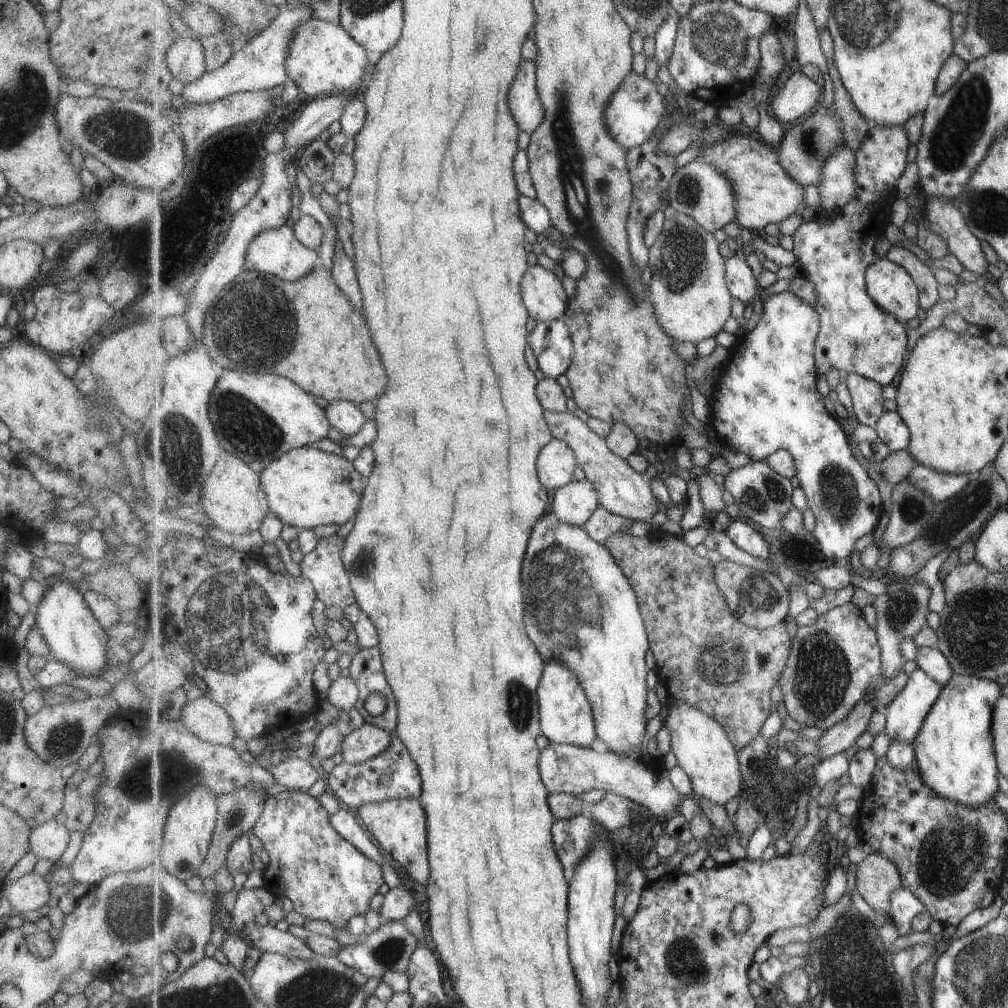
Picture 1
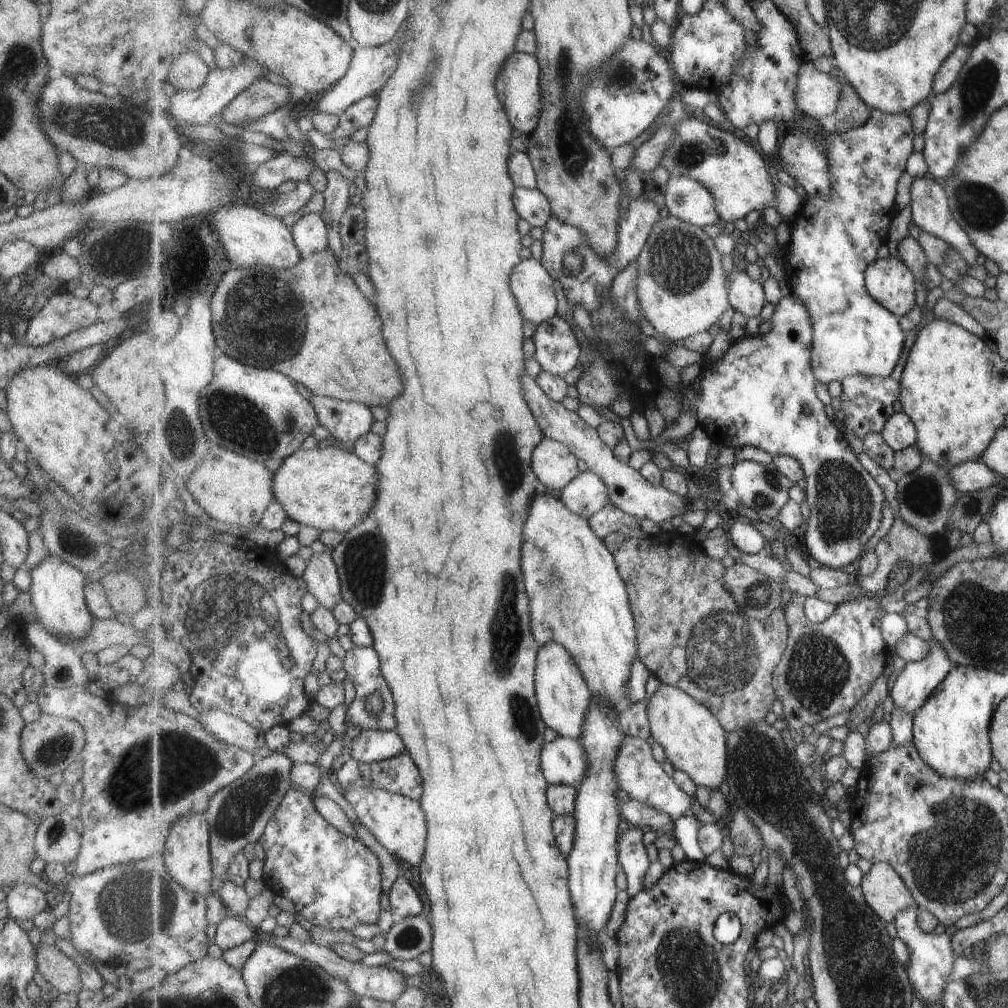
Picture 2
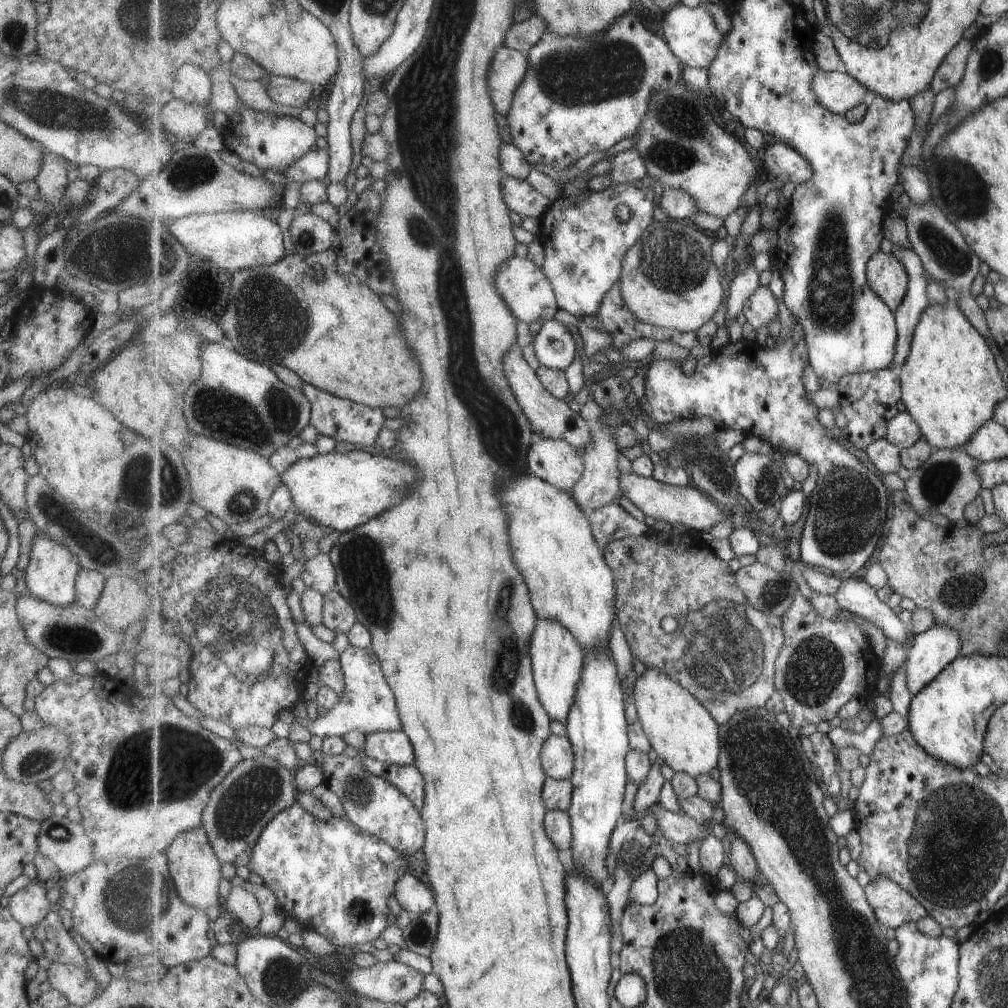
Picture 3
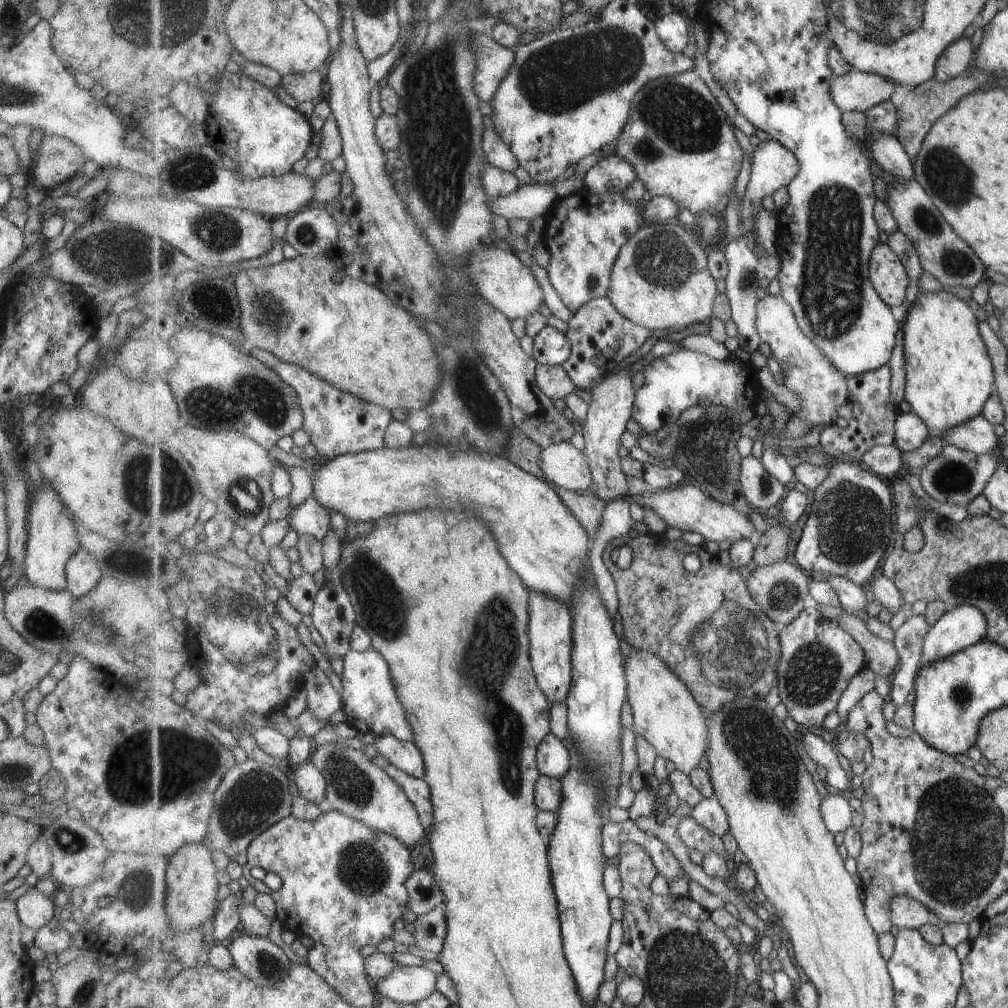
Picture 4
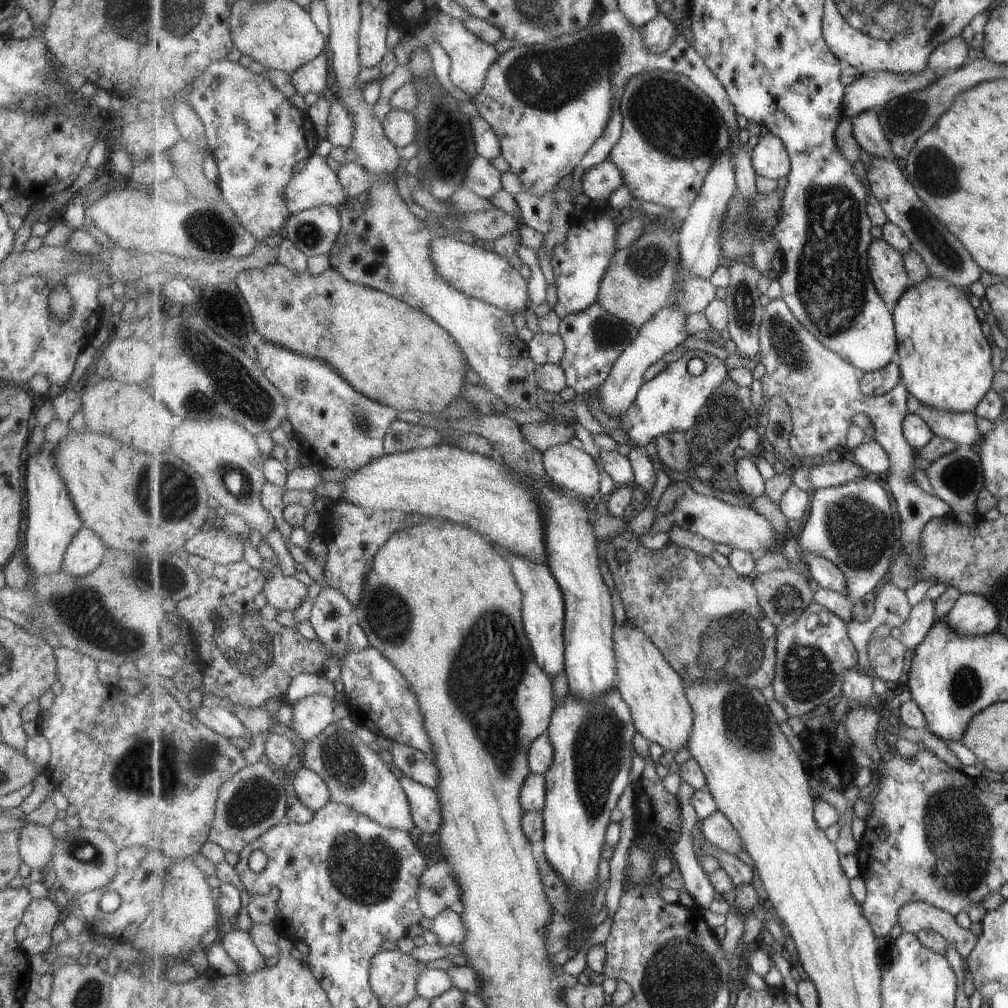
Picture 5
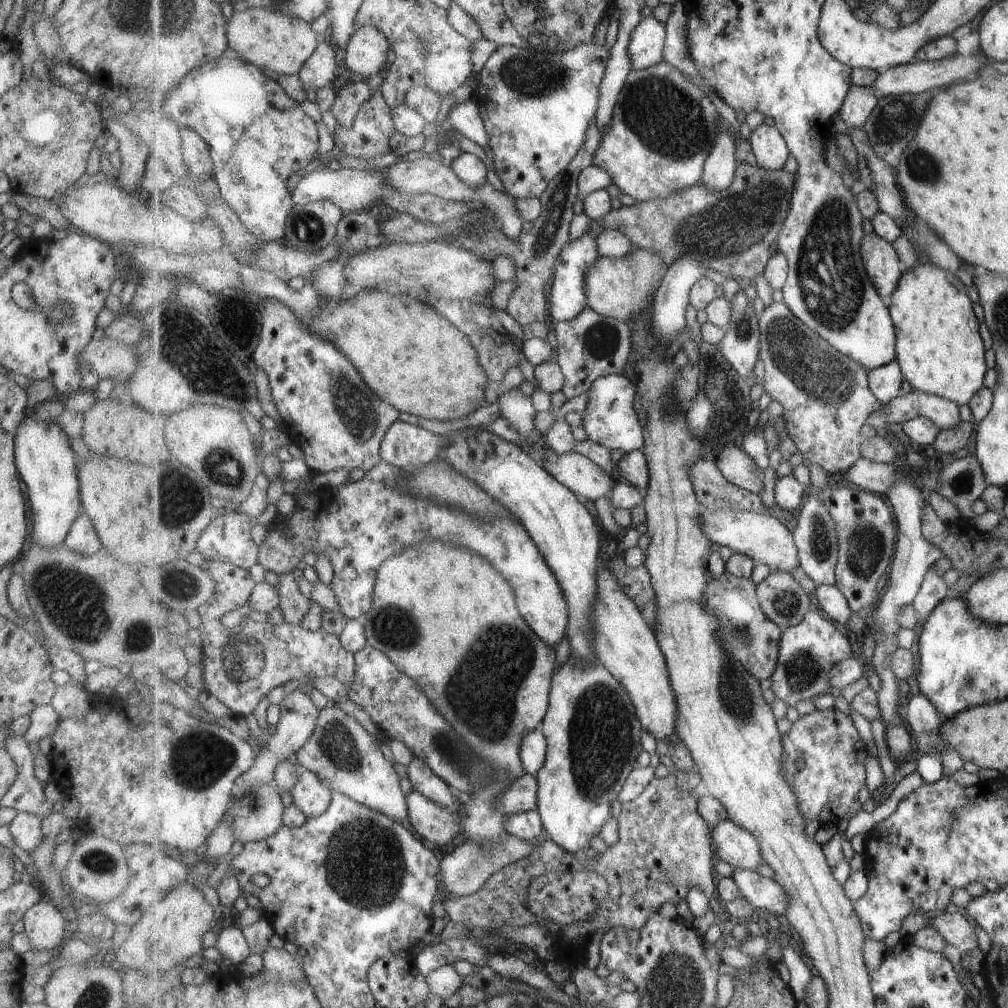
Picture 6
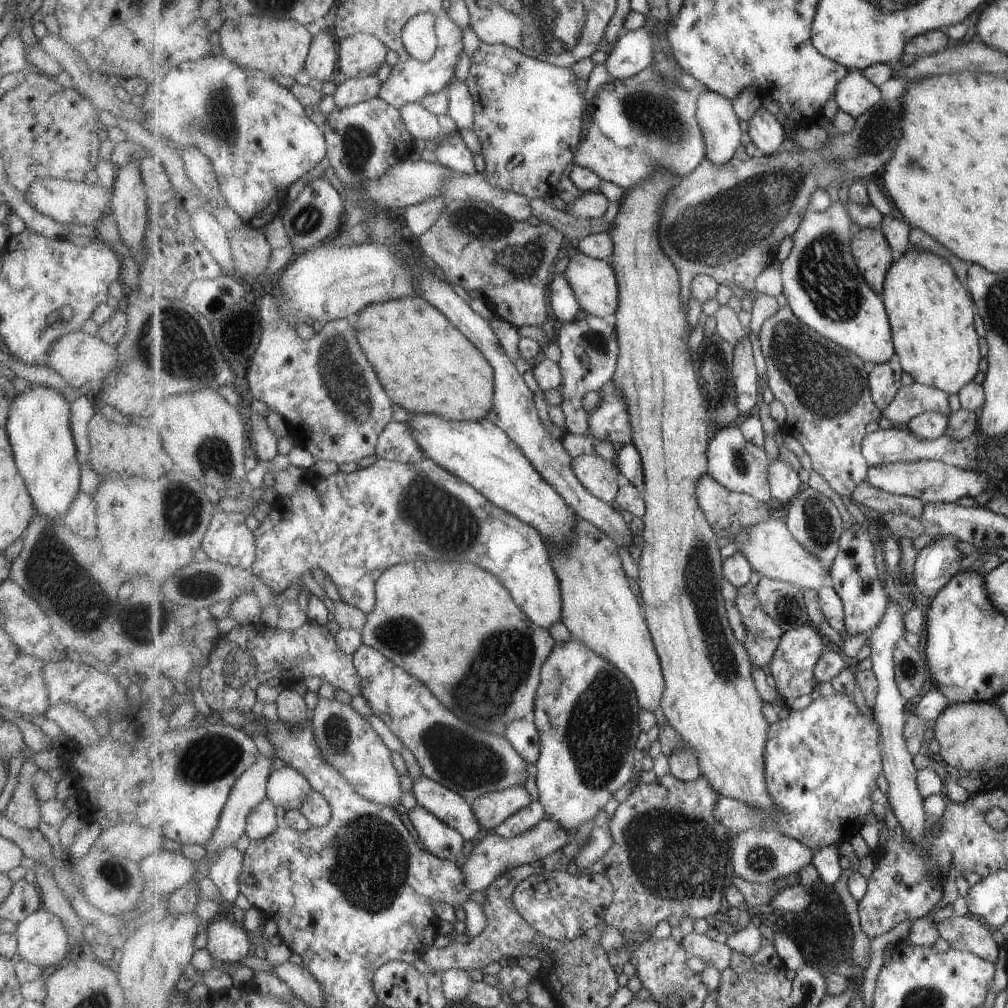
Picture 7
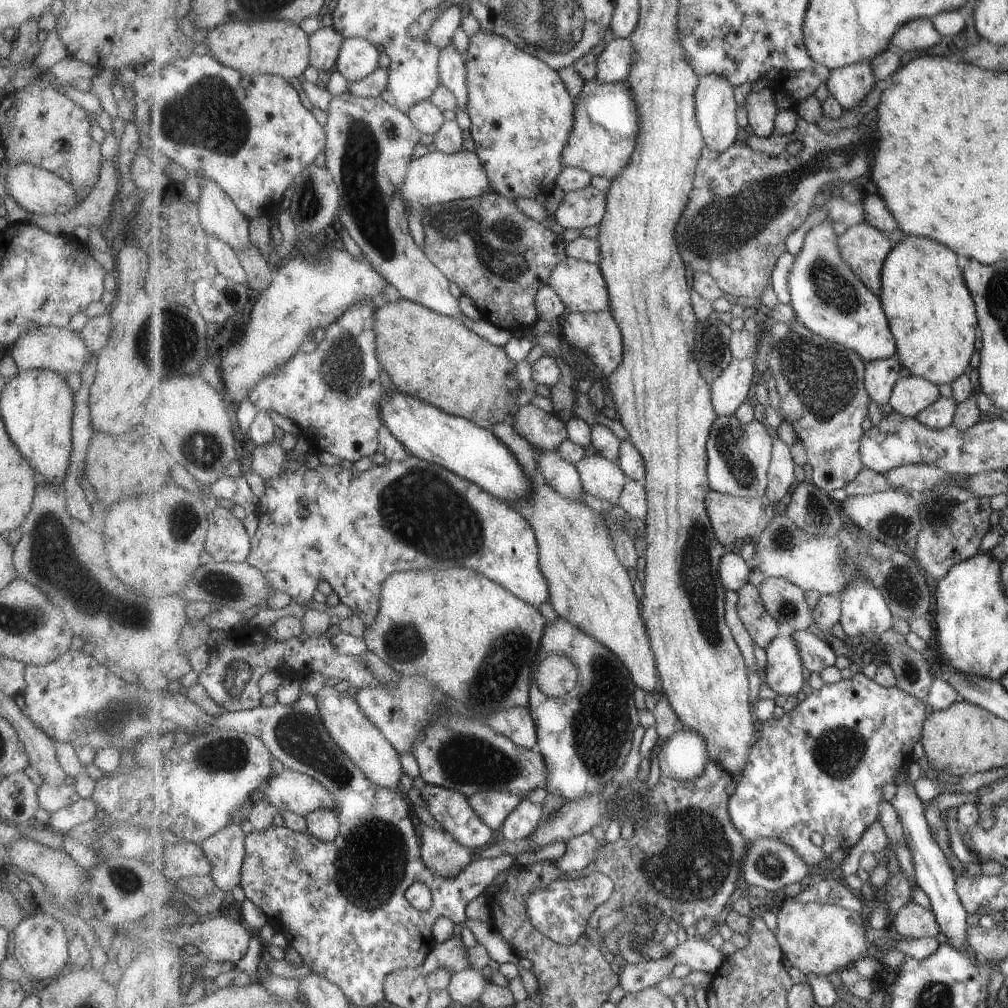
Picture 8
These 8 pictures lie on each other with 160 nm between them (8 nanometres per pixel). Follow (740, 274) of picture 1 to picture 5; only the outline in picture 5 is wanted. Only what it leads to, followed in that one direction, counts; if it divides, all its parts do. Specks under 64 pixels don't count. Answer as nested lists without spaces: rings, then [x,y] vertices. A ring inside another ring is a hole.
[[[775,299],[771,301],[764,309],[764,319],[760,328],[760,362],[766,369],[766,373],[761,378],[763,396],[768,400],[775,395],[782,396],[792,408],[792,419],[794,429],[790,438],[793,450],[808,463],[818,458],[821,461],[827,460],[828,454],[835,450],[842,454],[849,450],[847,446],[847,434],[849,428],[853,426],[853,416],[859,412],[869,416],[871,426],[874,428],[874,438],[877,442],[887,449],[891,457],[891,466],[887,473],[888,484],[891,485],[891,492],[895,494],[898,504],[898,512],[901,514],[901,543],[904,543],[904,550],[908,558],[913,562],[913,567],[921,567],[925,560],[922,553],[921,537],[926,524],[935,517],[952,514],[952,508],[943,499],[935,496],[927,488],[923,488],[916,483],[914,475],[916,474],[917,462],[915,462],[915,453],[917,452],[904,435],[904,422],[906,420],[905,398],[907,386],[903,378],[893,390],[879,396],[865,395],[862,391],[861,382],[864,370],[857,368],[840,354],[833,352],[826,347],[811,331],[808,331],[799,319],[794,315],[791,307],[785,302],[785,299]]]

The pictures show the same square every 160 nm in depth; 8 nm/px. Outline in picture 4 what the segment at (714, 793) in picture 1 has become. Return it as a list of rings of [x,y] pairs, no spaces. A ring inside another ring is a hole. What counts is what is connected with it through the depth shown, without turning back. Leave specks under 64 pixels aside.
[[[632,648],[626,658],[626,675],[628,678],[628,698],[633,712],[633,728],[637,735],[644,736],[658,750],[658,754],[664,756],[675,764],[675,767],[690,774],[699,766],[701,758],[710,750],[710,726],[709,714],[697,702],[690,687],[675,674],[674,670],[656,654],[643,649]]]

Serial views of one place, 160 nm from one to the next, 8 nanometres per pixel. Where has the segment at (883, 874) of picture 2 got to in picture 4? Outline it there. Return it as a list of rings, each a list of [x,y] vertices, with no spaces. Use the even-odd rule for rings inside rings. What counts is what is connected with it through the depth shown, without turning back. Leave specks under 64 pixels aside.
[[[896,896],[891,903],[892,923],[900,929],[920,929],[923,925],[942,926],[942,919],[922,902],[910,896]]]

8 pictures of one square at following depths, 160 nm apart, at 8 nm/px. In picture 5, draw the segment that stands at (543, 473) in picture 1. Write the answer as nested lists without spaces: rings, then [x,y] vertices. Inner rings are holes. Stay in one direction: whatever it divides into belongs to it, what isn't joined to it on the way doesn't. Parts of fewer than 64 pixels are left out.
[[[569,443],[552,446],[544,452],[544,467],[555,486],[583,500],[598,497],[601,474],[599,464],[587,452]]]

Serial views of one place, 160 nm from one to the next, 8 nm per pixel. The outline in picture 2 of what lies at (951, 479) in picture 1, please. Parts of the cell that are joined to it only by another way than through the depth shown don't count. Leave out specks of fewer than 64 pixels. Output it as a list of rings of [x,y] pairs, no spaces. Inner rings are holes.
[[[977,459],[963,461],[961,464],[955,465],[953,470],[950,470],[950,475],[955,490],[959,494],[989,488],[992,484],[995,484],[997,478],[1001,478]]]

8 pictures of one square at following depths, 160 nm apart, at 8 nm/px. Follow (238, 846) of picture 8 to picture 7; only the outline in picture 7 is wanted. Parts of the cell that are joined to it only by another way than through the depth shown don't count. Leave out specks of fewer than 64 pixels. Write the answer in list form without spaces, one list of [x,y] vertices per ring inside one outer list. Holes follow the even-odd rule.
[[[235,845],[220,852],[217,860],[210,866],[209,876],[219,887],[222,898],[230,903],[242,894],[240,885],[244,876],[244,852]]]

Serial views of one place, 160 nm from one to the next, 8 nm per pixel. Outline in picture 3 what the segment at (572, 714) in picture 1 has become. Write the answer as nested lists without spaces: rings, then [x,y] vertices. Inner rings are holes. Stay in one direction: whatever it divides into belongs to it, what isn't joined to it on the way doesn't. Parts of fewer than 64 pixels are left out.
[[[538,619],[531,639],[532,665],[536,687],[552,720],[566,724],[578,696],[578,684],[585,668],[585,650],[578,638],[559,621]]]

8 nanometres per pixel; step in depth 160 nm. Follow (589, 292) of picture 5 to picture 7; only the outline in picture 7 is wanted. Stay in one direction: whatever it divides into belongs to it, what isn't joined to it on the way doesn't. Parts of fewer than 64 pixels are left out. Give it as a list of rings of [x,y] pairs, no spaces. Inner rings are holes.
[[[562,274],[555,278],[548,287],[550,306],[554,314],[564,323],[574,320],[582,309],[575,291],[570,287],[567,277]]]

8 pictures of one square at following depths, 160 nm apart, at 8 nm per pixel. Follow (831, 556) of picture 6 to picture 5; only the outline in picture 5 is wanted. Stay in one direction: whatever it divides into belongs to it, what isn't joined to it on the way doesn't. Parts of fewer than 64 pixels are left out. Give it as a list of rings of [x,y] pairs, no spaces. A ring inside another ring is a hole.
[[[819,553],[802,554],[805,564],[809,568],[813,578],[820,588],[829,589],[848,595],[847,579],[844,572],[825,555]]]

